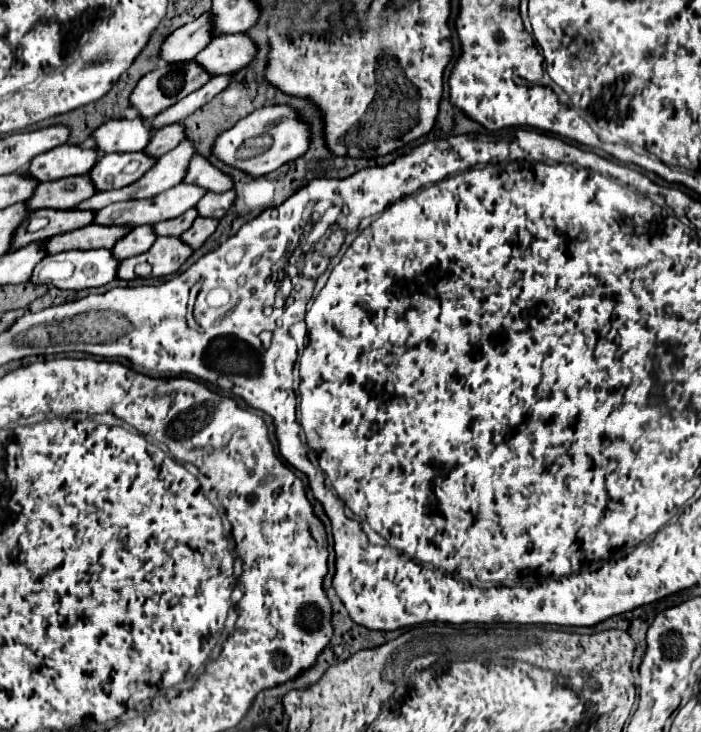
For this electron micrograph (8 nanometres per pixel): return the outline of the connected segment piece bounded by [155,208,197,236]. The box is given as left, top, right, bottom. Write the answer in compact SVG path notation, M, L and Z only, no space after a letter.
M191 208L187 212L183 212L183 216L177 216L175 220L163 220L159 224L155 224L155 232L157 236L181 236L197 218L197 208Z

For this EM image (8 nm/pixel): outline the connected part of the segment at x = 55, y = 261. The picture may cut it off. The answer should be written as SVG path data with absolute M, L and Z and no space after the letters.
M97 248L97 250L71 250L71 252L59 252L47 256L41 264L37 264L31 282L35 284L51 284L57 288L69 288L69 290L83 290L83 288L97 288L103 286L111 280L117 278L117 268L119 268L119 258L107 248Z

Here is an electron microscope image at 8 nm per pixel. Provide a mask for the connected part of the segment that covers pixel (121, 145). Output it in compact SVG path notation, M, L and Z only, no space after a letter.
M139 116L135 120L109 120L93 132L101 152L137 152L151 140L153 128Z

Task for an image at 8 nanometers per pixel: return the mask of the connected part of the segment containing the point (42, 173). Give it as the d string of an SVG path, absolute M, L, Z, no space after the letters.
M63 144L35 156L27 172L39 182L59 180L65 176L91 172L97 160L99 160L97 148L81 148L79 144Z

